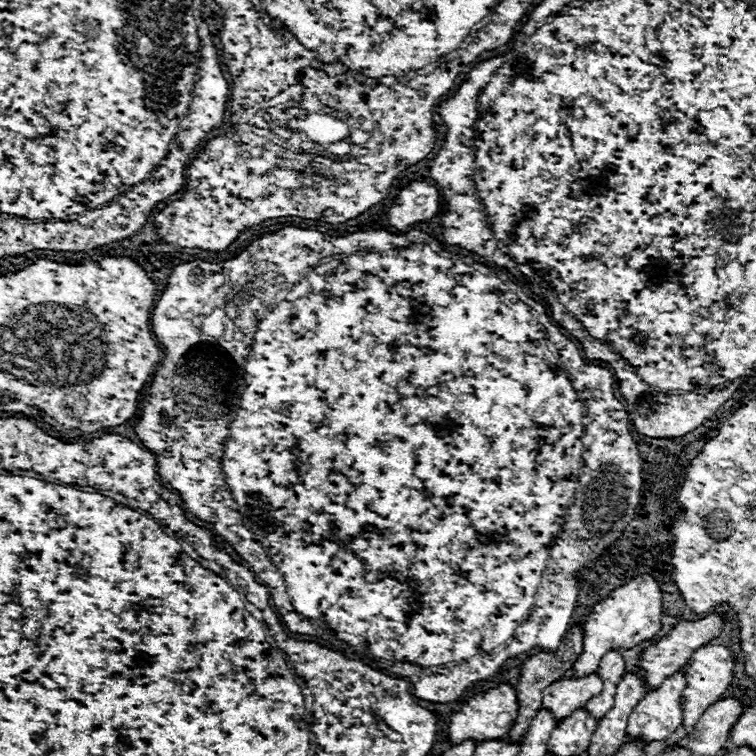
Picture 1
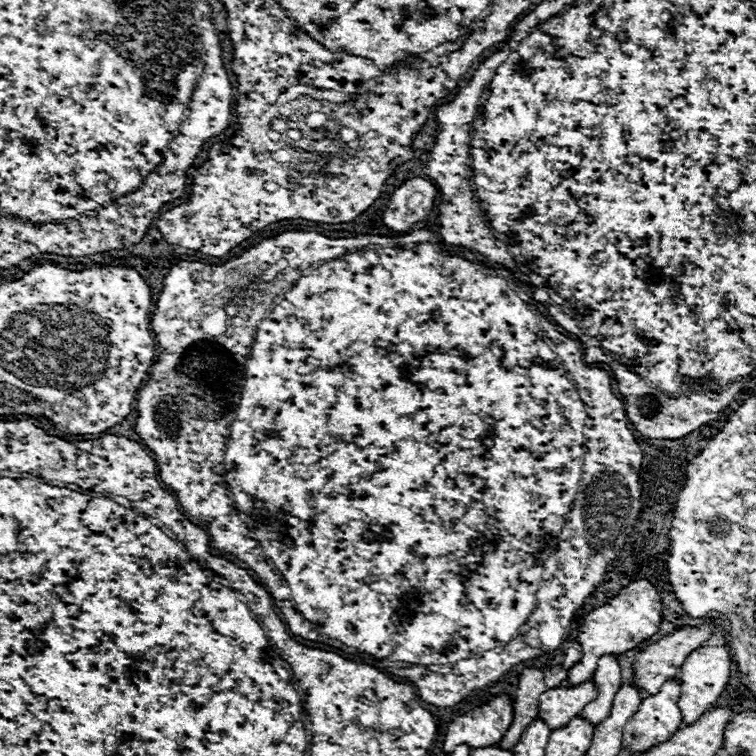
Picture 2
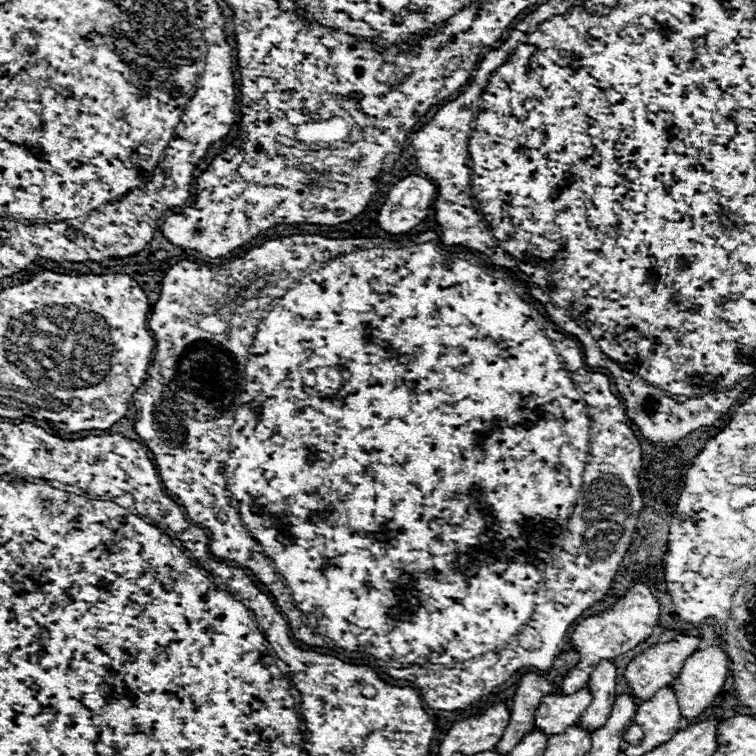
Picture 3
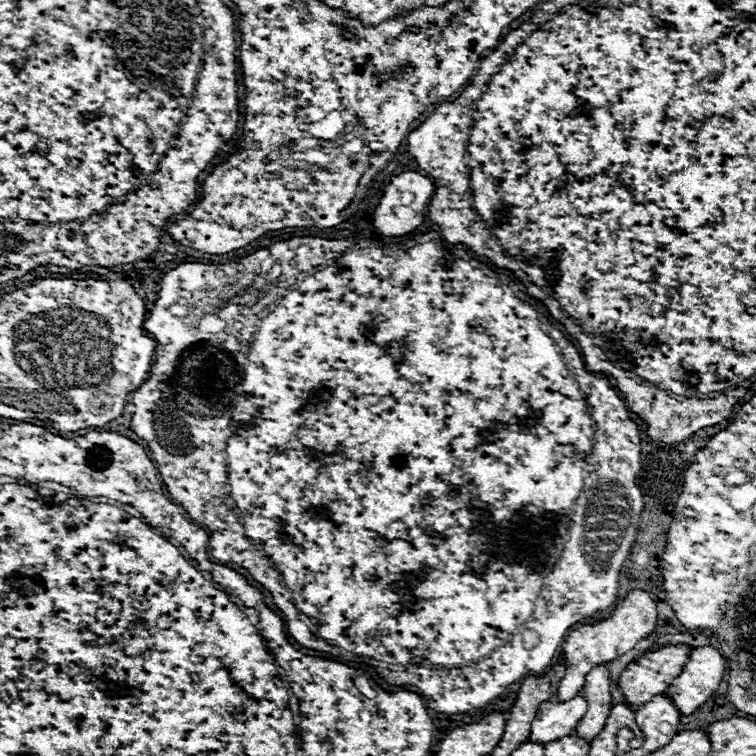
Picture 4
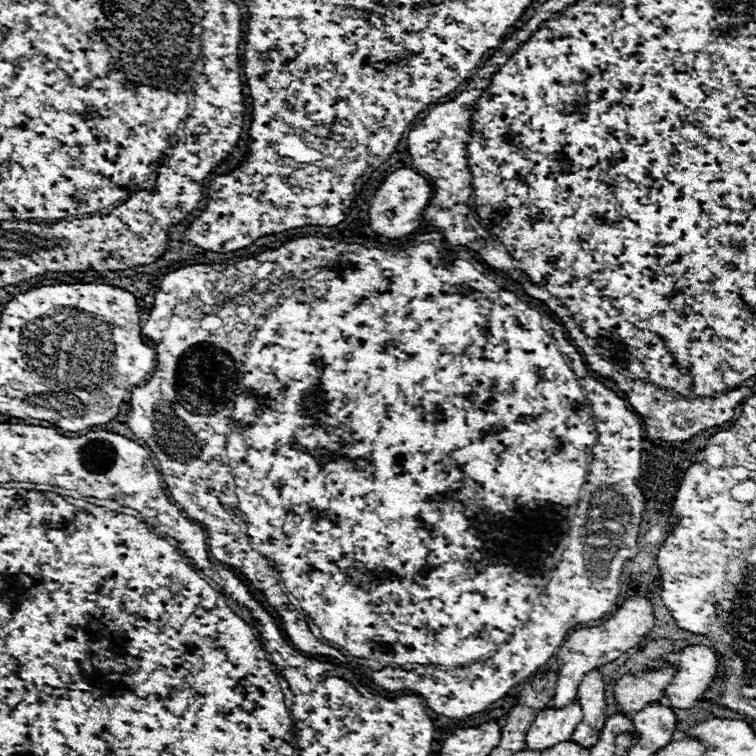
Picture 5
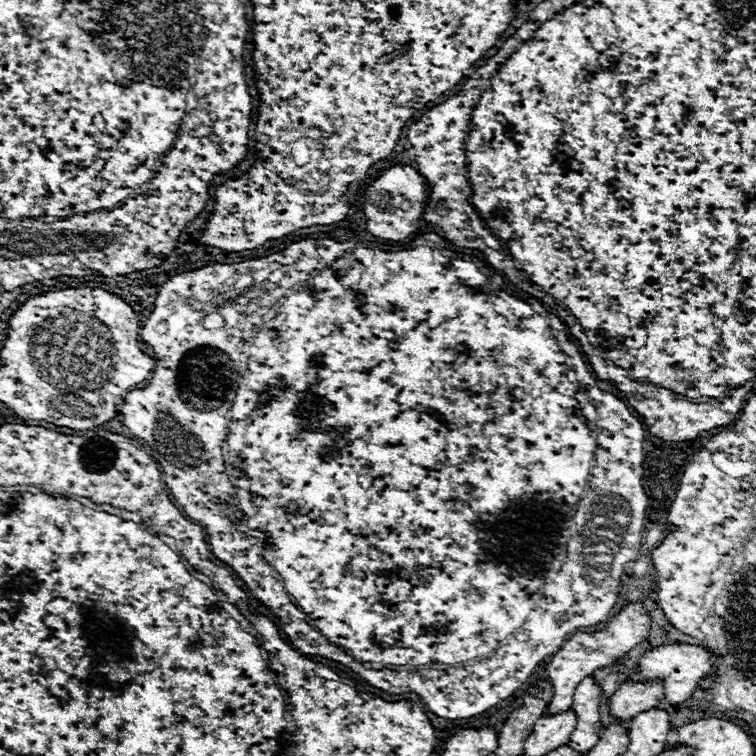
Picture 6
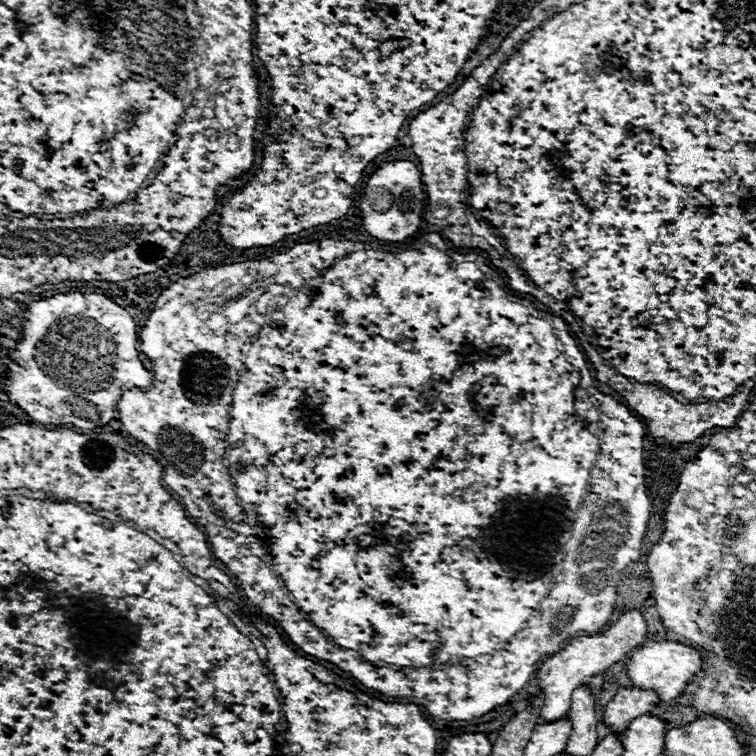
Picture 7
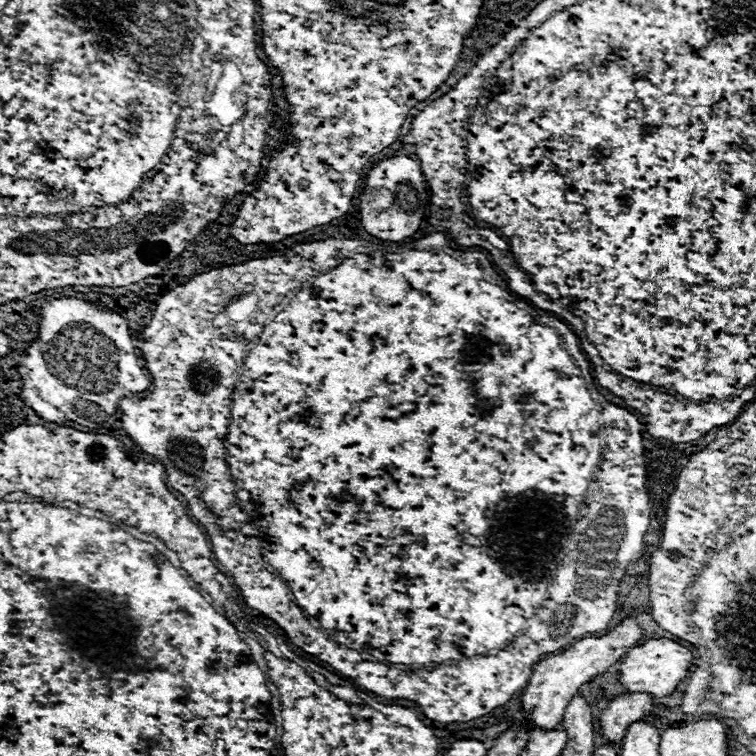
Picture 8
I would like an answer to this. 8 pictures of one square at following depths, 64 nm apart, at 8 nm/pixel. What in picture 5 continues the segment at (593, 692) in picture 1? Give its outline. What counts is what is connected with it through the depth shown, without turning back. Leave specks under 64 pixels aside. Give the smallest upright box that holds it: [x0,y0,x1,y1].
[526,702,582,752]

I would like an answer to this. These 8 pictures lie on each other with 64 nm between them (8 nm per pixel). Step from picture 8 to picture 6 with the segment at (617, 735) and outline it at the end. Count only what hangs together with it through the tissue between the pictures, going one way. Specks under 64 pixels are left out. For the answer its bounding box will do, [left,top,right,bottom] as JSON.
[610,682,664,722]

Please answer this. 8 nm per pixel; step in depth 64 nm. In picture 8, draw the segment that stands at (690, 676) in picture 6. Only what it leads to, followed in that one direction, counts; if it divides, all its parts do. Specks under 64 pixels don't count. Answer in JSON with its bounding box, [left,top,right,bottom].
[620,638,692,696]

